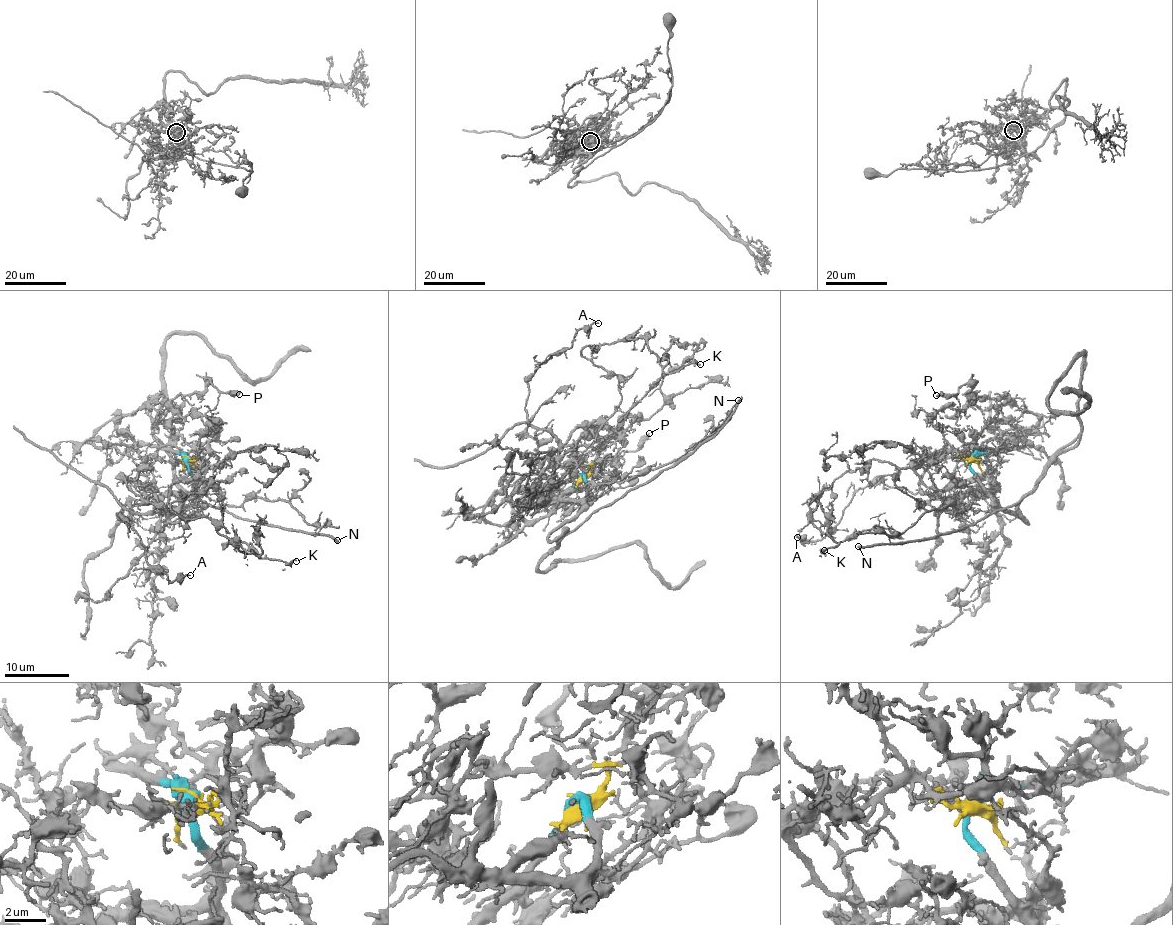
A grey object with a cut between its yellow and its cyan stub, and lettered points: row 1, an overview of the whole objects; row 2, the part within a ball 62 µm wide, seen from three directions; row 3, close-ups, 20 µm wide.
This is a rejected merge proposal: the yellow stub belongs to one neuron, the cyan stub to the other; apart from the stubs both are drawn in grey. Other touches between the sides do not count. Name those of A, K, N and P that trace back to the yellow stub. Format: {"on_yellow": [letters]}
{"on_yellow": ["A", "K", "P"]}

